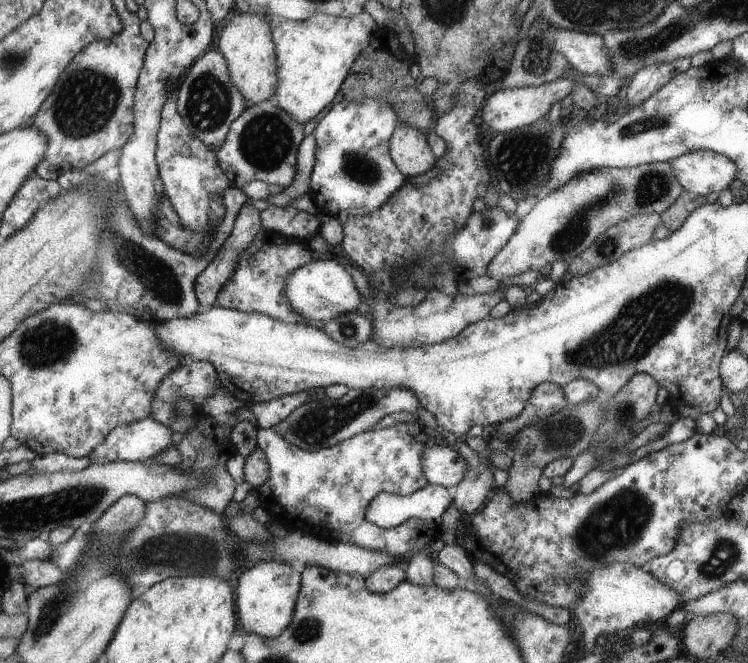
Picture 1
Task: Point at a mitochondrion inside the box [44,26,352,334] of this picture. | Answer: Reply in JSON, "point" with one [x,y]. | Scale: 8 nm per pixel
{"point":[88,99]}

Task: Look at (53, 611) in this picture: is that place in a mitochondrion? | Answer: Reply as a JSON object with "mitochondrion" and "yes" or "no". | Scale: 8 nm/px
{"mitochondrion":"yes"}

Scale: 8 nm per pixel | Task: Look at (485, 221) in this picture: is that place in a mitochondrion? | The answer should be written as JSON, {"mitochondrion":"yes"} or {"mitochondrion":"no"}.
{"mitochondrion":"yes"}

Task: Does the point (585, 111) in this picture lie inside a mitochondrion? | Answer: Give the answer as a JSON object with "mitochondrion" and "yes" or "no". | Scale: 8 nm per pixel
{"mitochondrion":"no"}

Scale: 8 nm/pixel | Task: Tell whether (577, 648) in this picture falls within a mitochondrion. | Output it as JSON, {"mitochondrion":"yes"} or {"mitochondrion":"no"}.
{"mitochondrion":"no"}

